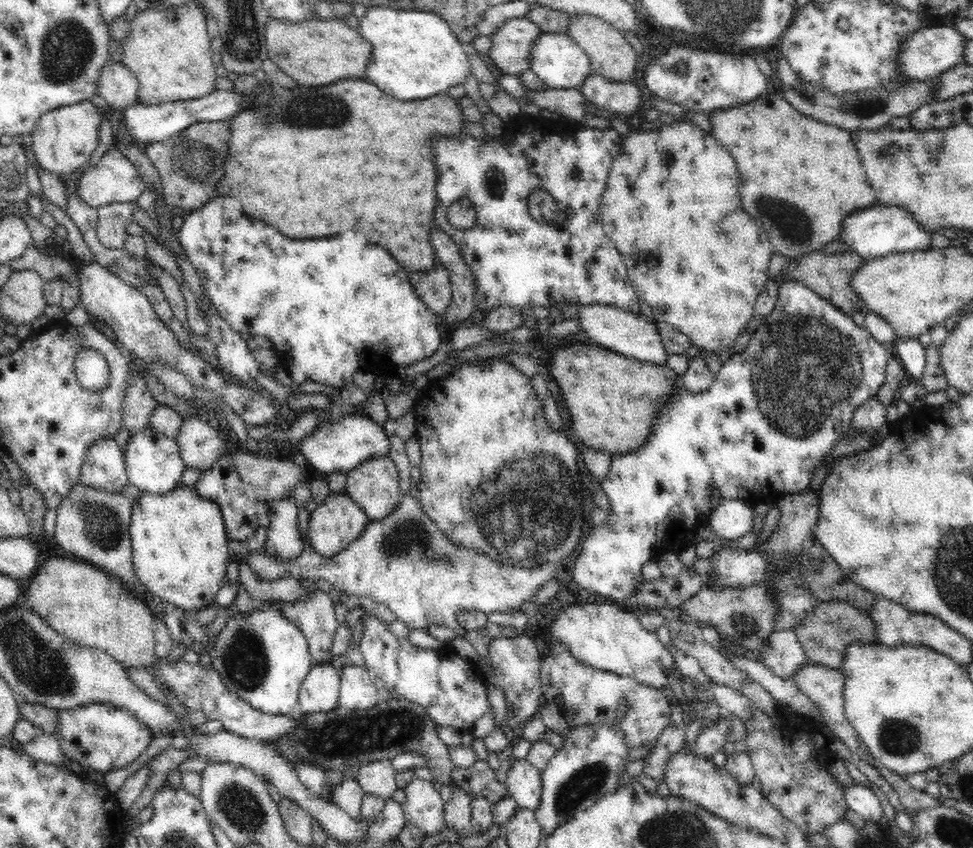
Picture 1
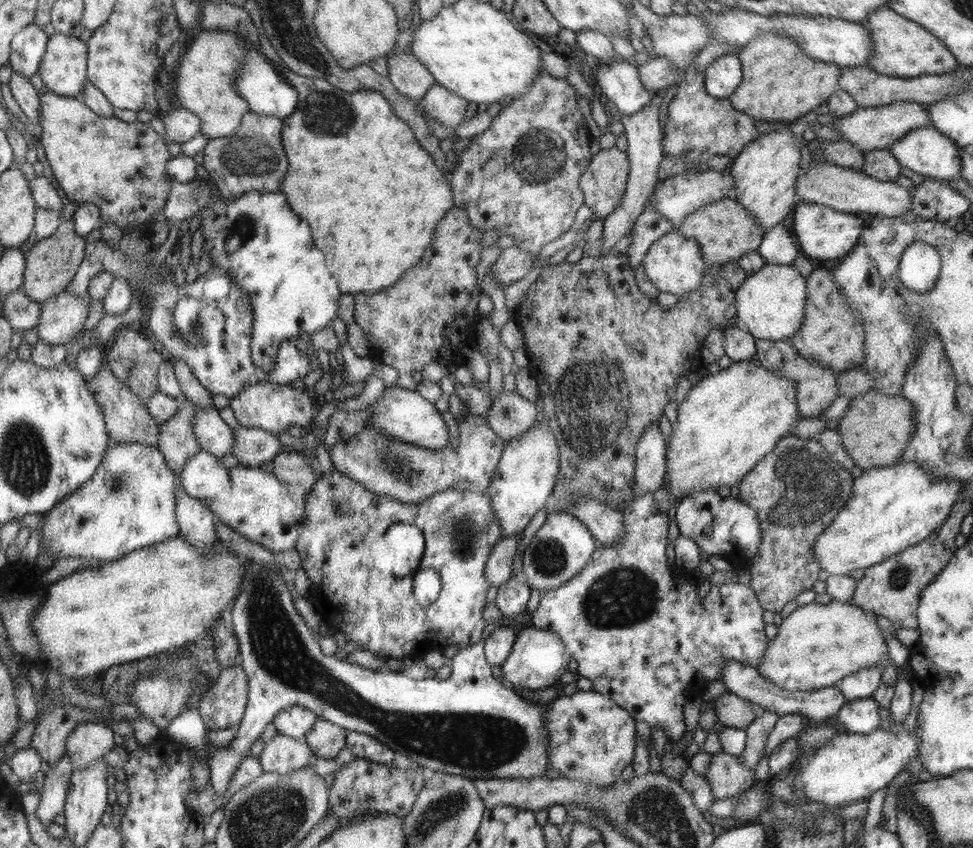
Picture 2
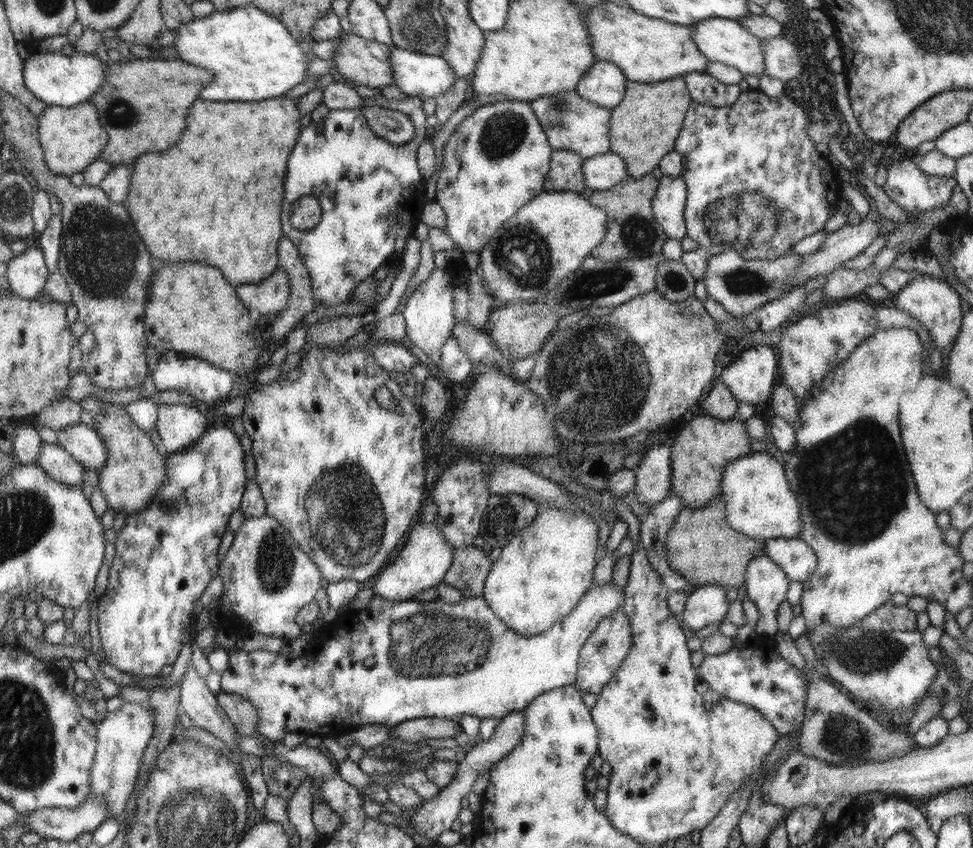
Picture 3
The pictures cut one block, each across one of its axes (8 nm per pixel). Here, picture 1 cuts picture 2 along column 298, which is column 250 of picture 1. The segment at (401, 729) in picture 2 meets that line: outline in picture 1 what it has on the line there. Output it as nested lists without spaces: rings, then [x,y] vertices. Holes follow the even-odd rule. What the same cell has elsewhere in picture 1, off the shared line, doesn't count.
[[[270,604],[266,610],[258,608],[256,612],[252,612],[252,614],[248,614],[248,616],[242,616],[241,613],[234,612],[236,613],[236,616],[234,616],[234,618],[232,618],[232,620],[230,620],[230,622],[228,622],[228,624],[226,624],[226,626],[224,626],[217,634],[218,640],[216,640],[214,646],[206,650],[212,659],[211,666],[220,673],[220,676],[222,677],[224,684],[228,687],[228,690],[236,693],[236,695],[238,695],[242,700],[245,700],[252,708],[254,708],[254,710],[260,710],[260,712],[264,712],[264,714],[288,715],[295,713],[298,707],[299,692],[302,681],[306,678],[306,675],[310,672],[310,669],[314,665],[309,653],[309,642],[303,635],[303,631],[301,631],[290,618],[287,618],[286,614],[283,614],[282,608],[283,605],[281,605],[280,610],[278,610],[278,608],[276,608],[276,604]]]

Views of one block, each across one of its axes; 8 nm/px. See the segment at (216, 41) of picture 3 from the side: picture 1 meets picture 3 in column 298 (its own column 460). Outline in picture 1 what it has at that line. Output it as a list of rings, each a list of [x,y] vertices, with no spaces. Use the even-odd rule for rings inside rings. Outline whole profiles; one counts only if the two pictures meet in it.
[[[368,7],[356,30],[372,44],[366,80],[376,82],[384,94],[402,101],[427,99],[462,84],[470,74],[468,58],[451,26],[438,14],[418,10]]]

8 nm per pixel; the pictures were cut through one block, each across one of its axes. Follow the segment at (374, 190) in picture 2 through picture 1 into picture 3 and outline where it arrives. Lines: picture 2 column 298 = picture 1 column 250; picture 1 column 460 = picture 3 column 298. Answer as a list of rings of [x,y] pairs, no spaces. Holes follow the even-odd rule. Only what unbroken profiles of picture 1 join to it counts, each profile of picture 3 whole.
[[[276,97],[268,101],[256,102],[204,102],[204,100],[194,101],[194,106],[190,106],[190,118],[186,118],[186,130],[182,132],[182,138],[170,146],[170,150],[166,152],[144,153],[134,161],[132,165],[134,178],[129,182],[130,198],[125,200],[126,210],[142,238],[142,242],[146,242],[146,248],[150,250],[150,254],[154,254],[154,258],[158,258],[160,262],[166,264],[174,264],[175,262],[201,262],[208,266],[213,266],[222,271],[226,280],[230,284],[248,284],[259,283],[268,278],[277,270],[278,261],[278,245],[280,244],[282,234],[280,224],[280,204],[282,204],[282,192],[284,192],[284,176],[286,176],[286,160],[292,152],[292,148],[296,144],[298,132],[300,132],[300,112],[296,108],[296,104],[288,97]]]

